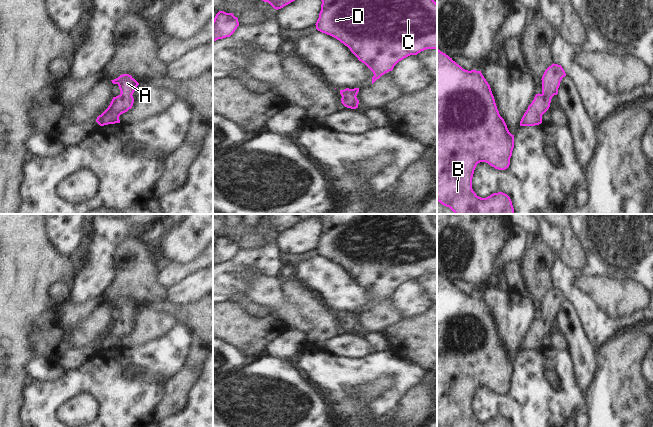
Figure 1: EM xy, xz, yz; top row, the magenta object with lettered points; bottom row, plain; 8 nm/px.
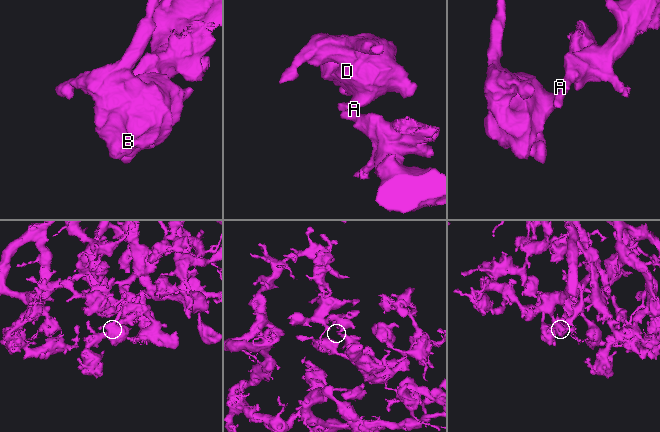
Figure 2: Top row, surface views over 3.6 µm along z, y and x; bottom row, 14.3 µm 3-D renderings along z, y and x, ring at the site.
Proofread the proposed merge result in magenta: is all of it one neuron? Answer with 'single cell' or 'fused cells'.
single cell

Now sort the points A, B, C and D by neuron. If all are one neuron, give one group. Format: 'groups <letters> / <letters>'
groups A B C D

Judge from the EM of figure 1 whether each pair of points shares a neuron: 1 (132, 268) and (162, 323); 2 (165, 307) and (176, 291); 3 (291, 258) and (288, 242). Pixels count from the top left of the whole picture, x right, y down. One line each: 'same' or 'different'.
1: different
2: different
3: different

